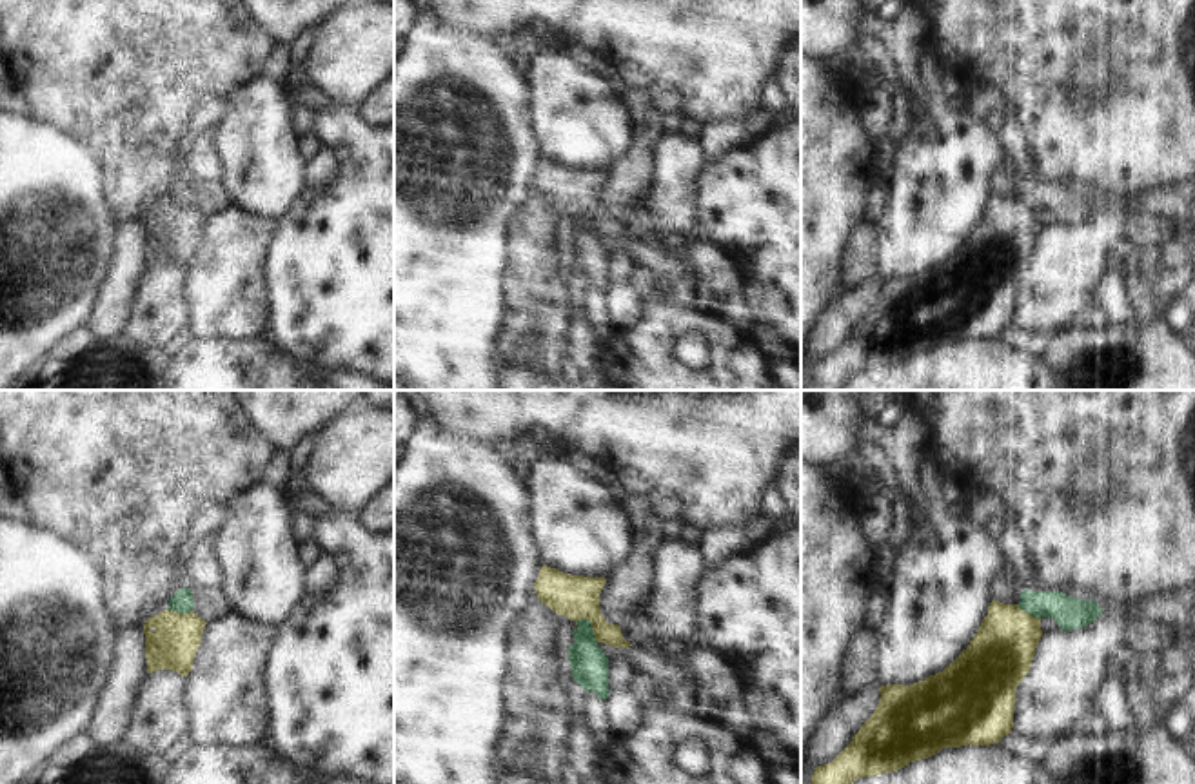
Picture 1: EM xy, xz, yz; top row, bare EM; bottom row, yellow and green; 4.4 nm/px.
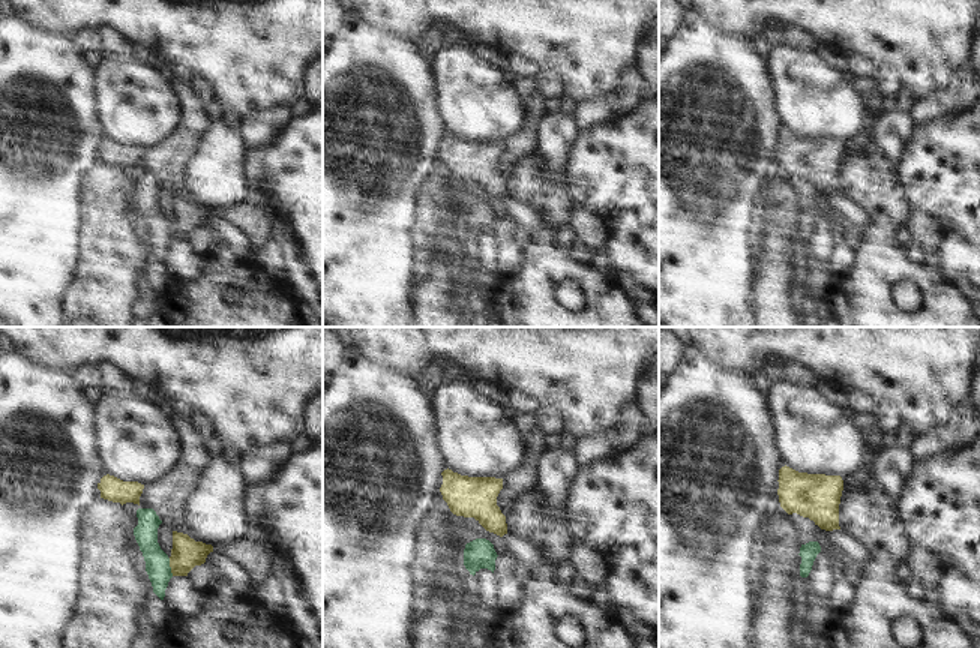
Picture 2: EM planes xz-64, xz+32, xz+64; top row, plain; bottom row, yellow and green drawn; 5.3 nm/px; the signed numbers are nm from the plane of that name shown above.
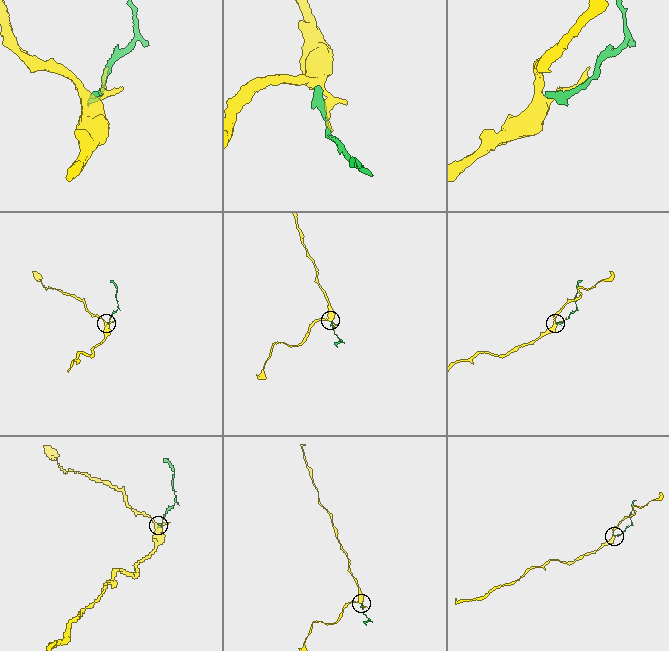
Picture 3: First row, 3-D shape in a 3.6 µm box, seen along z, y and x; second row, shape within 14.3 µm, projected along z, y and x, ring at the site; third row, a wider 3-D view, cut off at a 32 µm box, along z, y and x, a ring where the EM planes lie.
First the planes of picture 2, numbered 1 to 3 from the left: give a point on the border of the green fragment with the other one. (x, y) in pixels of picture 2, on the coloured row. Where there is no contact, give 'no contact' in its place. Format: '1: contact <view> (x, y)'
1: contact xz-64 (170, 566)
2: no contact
3: no contact

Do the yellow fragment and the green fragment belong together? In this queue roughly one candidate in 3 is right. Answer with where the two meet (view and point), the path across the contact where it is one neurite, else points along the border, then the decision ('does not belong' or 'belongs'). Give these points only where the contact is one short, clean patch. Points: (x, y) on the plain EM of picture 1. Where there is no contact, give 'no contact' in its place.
xz (592, 218) | along xz (576, 213), (587, 213), (598, 235) | does not belong

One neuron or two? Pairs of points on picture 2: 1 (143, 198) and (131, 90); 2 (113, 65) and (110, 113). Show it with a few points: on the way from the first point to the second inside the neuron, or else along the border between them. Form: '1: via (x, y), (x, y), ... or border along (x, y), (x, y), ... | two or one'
1: border along (174, 128), (144, 149) | two
2: via (113, 77), (113, 101) | one

